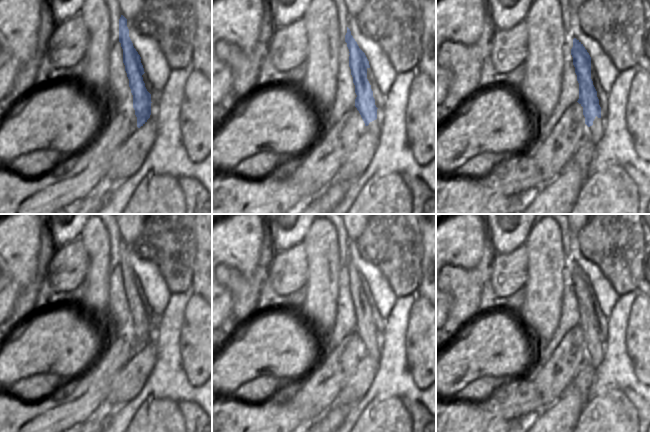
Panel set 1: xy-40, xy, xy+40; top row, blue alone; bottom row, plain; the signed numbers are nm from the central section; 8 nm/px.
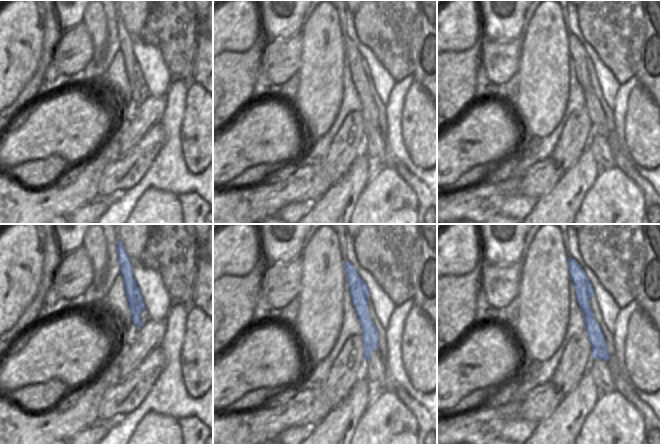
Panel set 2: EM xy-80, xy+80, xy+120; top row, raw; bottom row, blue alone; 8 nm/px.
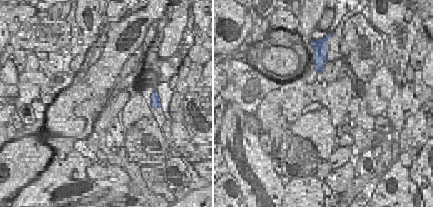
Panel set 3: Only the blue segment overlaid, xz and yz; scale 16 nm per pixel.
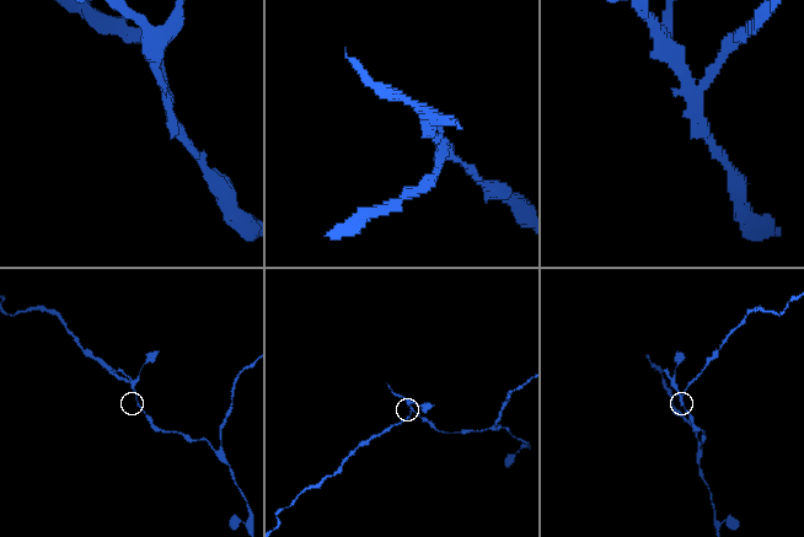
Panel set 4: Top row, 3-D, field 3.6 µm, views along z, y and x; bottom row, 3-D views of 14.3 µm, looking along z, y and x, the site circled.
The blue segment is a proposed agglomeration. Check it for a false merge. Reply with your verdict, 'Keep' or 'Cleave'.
Cleave.

